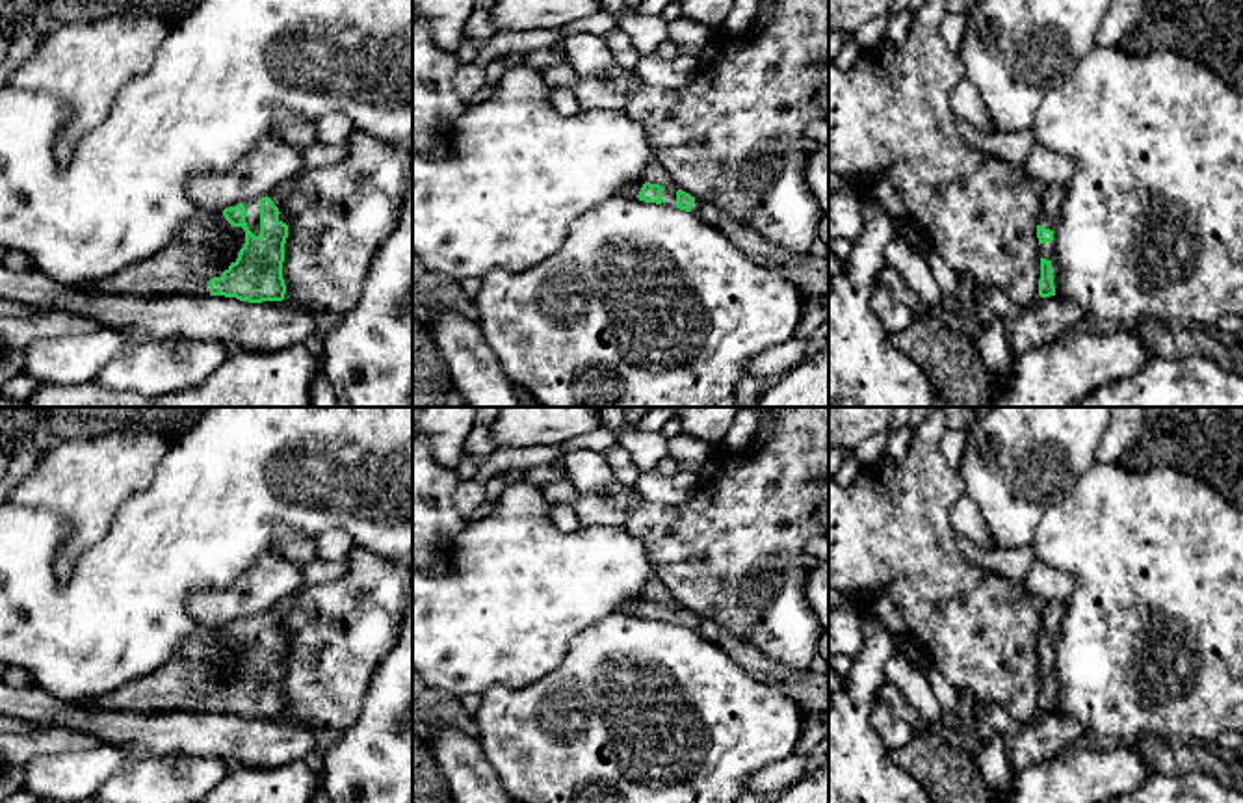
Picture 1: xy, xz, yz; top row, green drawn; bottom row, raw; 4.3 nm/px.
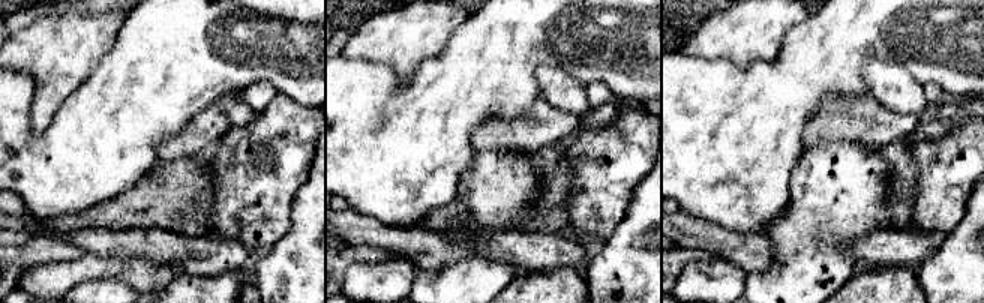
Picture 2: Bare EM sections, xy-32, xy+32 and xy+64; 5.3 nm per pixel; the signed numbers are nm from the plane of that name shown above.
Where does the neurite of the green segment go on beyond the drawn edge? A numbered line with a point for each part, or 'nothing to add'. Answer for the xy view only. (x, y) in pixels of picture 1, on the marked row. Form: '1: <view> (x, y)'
1: xy (251, 207)
2: xy (166, 274)

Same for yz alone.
1: yz (1046, 250)

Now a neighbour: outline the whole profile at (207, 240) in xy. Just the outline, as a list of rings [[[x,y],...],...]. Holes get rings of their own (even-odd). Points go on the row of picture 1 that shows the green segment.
[[[195,203],[193,214],[178,229],[173,242],[188,247],[186,262],[191,270],[208,270],[238,244],[238,236],[221,225],[223,219],[223,210],[216,212]]]

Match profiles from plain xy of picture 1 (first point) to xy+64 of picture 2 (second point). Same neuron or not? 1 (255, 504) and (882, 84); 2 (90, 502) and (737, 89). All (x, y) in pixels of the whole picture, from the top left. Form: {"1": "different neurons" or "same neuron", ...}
{"1": "different neurons", "2": "different neurons"}

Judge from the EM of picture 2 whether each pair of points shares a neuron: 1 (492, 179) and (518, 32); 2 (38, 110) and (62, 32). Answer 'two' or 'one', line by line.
1: two
2: one

